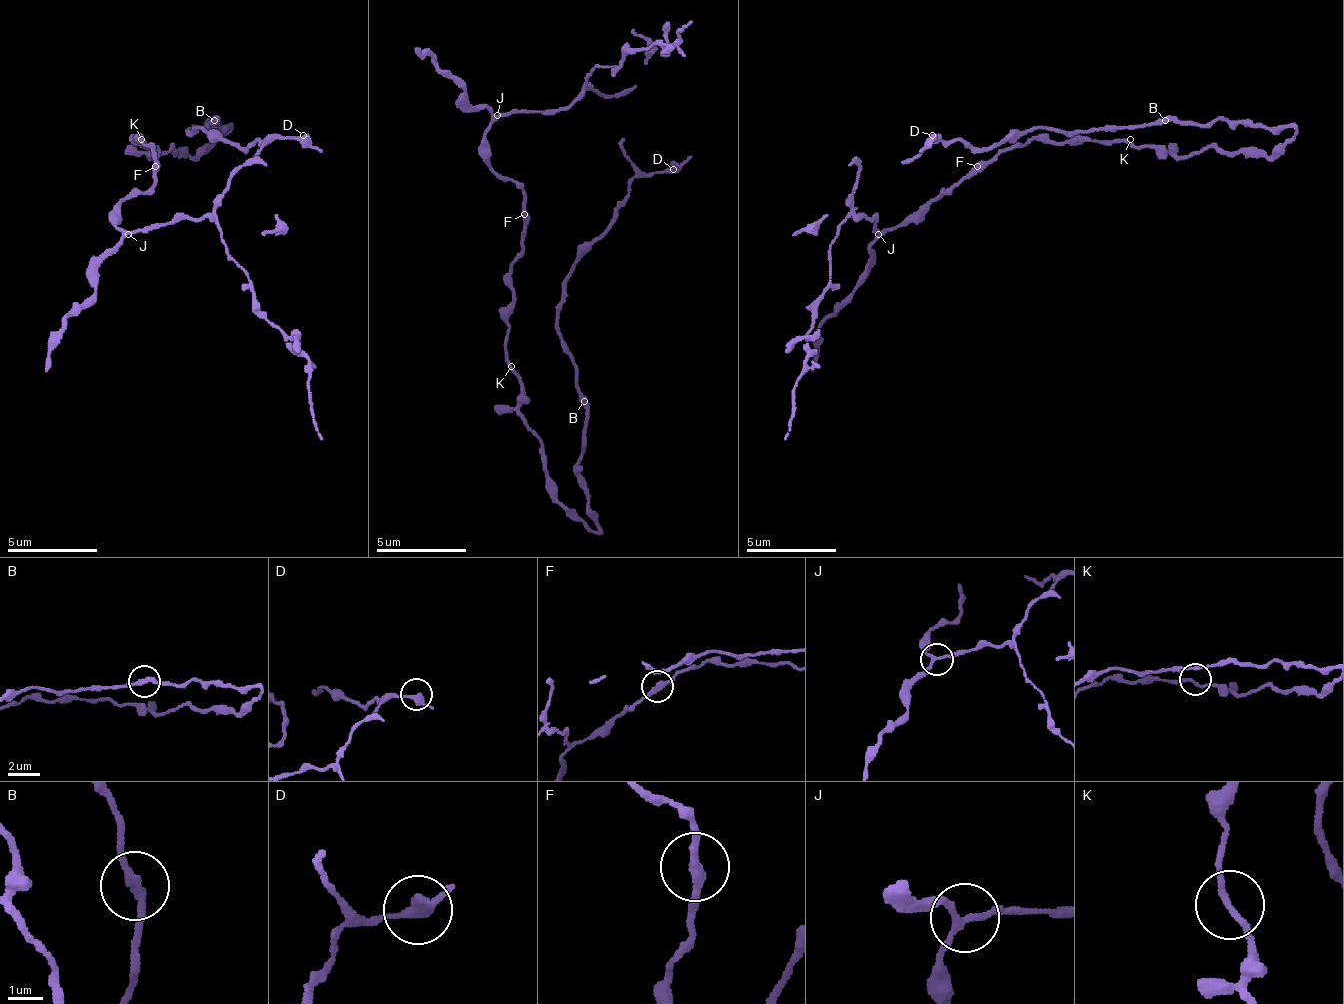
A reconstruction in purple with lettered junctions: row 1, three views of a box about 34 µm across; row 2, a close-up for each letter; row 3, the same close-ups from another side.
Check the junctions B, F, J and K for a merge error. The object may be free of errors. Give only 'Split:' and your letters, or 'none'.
Split: none

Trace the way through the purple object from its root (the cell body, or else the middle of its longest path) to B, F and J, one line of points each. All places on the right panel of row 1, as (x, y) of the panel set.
B: (1130, 144), (1170, 148), (1179, 157), (1202, 148), (1269, 157), (1296, 130), (1220, 117), (1202, 126), (1166, 121)
F: (1130, 144), (1121, 139), (1067, 139), (1062, 144), (1026, 139), (1013, 148), (999, 148), (977, 166)
J: (1130, 144), (1026, 139), (1013, 148), (999, 148), (928, 207), (919, 207), (878, 234)

